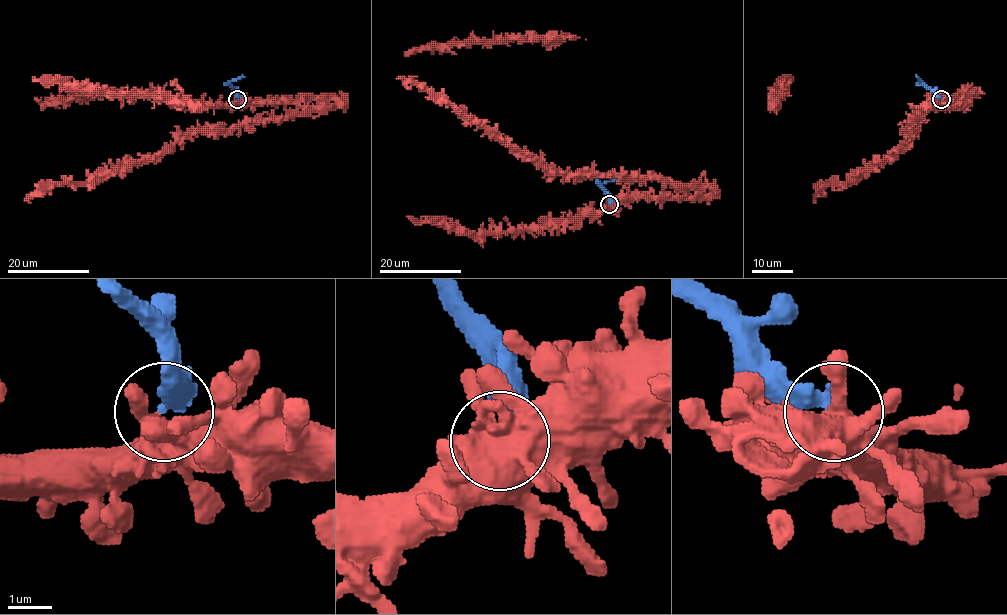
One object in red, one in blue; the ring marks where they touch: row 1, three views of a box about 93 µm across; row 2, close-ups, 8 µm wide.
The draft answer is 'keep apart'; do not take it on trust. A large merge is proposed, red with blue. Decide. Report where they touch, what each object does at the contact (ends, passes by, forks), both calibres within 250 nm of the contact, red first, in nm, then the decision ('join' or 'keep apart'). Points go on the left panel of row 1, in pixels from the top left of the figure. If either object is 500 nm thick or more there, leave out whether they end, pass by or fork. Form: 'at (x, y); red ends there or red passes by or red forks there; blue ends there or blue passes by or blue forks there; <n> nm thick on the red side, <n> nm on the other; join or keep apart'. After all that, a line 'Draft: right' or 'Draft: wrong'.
at (237, 99); 600 nm thick on the red side, 360 nm on the other; keep apart
Draft: right

